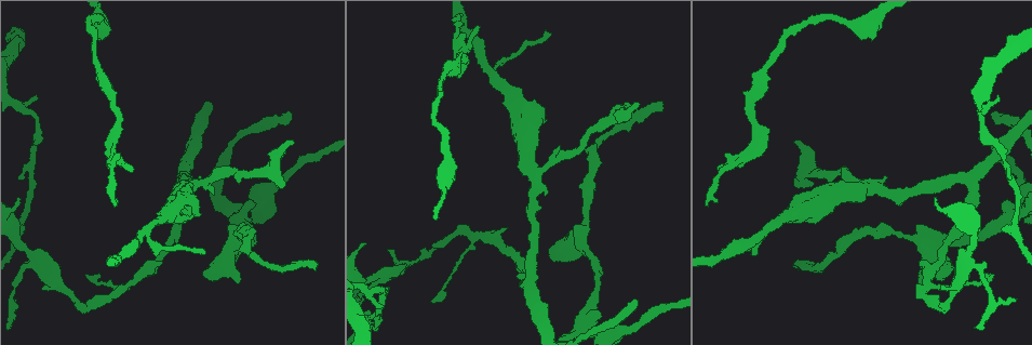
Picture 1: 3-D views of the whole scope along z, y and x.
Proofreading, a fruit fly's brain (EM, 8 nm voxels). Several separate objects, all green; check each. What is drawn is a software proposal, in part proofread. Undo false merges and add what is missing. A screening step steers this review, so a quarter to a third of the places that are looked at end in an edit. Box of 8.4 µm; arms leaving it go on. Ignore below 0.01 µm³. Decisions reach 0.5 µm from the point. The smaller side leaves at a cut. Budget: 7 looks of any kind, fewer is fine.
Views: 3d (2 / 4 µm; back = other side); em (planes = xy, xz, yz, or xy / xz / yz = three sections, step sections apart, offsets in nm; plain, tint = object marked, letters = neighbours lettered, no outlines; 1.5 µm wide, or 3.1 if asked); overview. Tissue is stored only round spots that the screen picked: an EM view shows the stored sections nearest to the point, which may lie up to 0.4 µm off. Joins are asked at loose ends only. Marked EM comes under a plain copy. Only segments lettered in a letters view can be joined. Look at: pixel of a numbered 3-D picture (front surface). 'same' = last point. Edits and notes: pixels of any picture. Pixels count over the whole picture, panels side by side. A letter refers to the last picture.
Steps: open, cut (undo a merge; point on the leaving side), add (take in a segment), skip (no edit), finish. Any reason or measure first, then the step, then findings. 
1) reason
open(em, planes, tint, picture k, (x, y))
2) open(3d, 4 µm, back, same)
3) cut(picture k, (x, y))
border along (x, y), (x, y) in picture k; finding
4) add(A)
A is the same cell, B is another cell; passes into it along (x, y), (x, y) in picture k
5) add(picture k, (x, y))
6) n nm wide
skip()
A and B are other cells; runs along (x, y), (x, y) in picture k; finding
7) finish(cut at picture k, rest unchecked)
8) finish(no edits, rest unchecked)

sharp bend
open(em, planes, letters, picture 1, (144, 233))

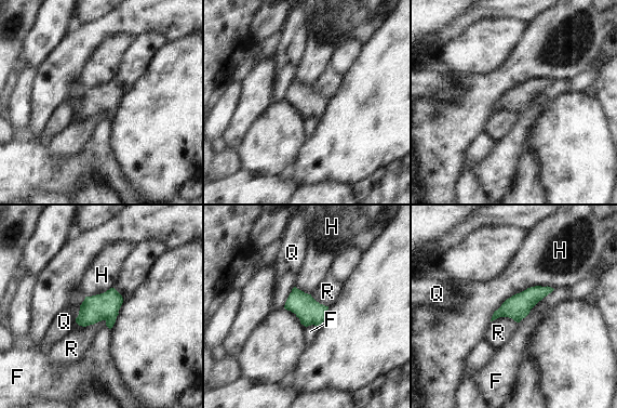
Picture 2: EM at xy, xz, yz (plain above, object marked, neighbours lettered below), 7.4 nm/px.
H touches over 550 nm
skip()
F, H, Q and R are other cells; border along (491, 320), (511, 317), (518, 323) in picture 2; all the same neuron

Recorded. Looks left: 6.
branch stops here
open(3d, 4 µm, picture 1, (388, 249))

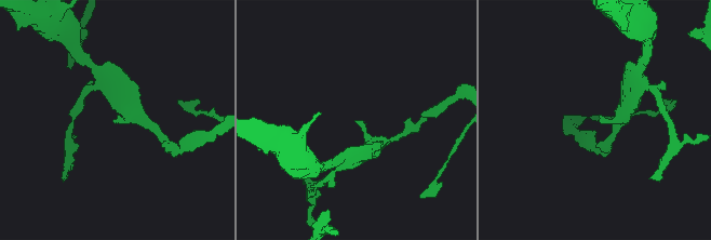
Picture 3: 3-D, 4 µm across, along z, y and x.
shape alone is not enough
open(em, planes, tint, picture 3, (355, 121))

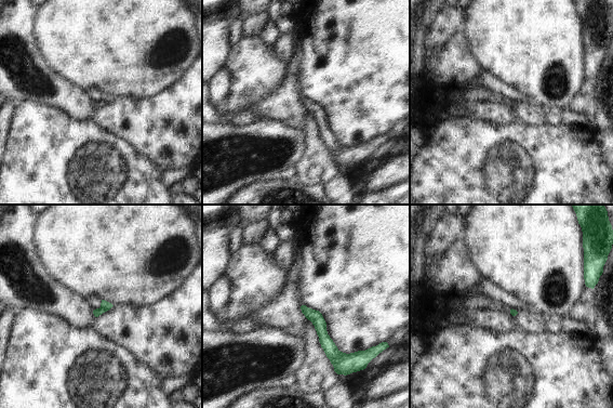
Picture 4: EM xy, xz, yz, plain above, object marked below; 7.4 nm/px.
see the neighbours
open(em, planes, letters, same)

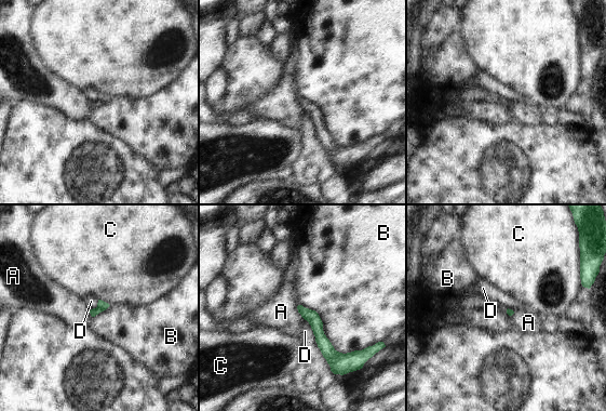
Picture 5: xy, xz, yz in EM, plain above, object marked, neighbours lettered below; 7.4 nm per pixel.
skip()
A, B, C and D are other cells; runs along (300, 308), (317, 325), (332, 363) in picture 5; no lettered segment goes on from it

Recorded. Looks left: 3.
an open end
open(em, xy, step 4, tint, picture 1, (315, 266))

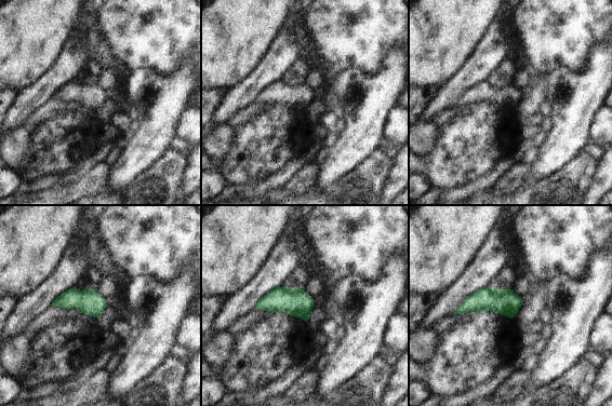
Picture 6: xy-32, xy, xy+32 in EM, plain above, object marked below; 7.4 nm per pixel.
cut it another way
open(em, planes, letters, same)

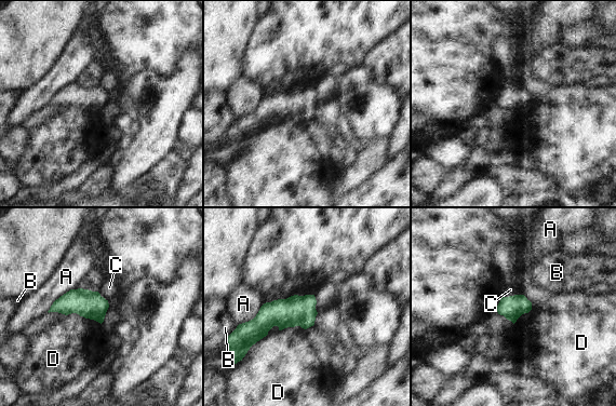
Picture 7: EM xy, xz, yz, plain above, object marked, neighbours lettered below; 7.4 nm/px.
skip()
A, B, C and D are other cells; border along (267, 334), (257, 340), (245, 354) in picture 7; none of them fits

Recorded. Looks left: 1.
finish(no edits, rest unchecked)

